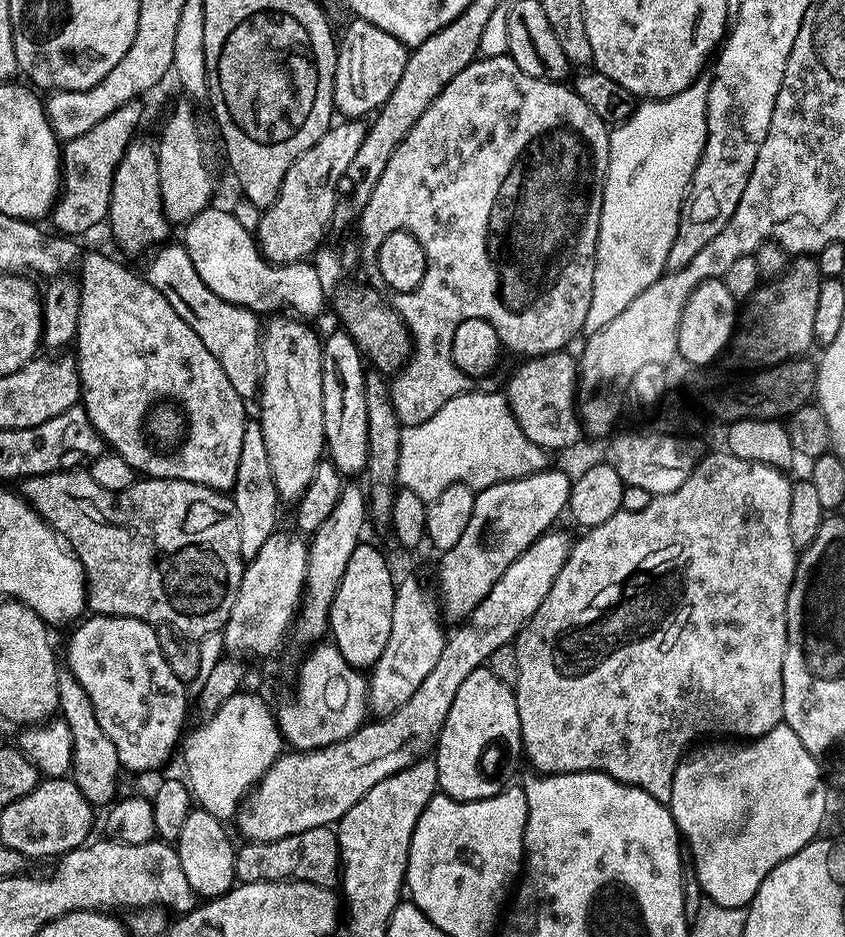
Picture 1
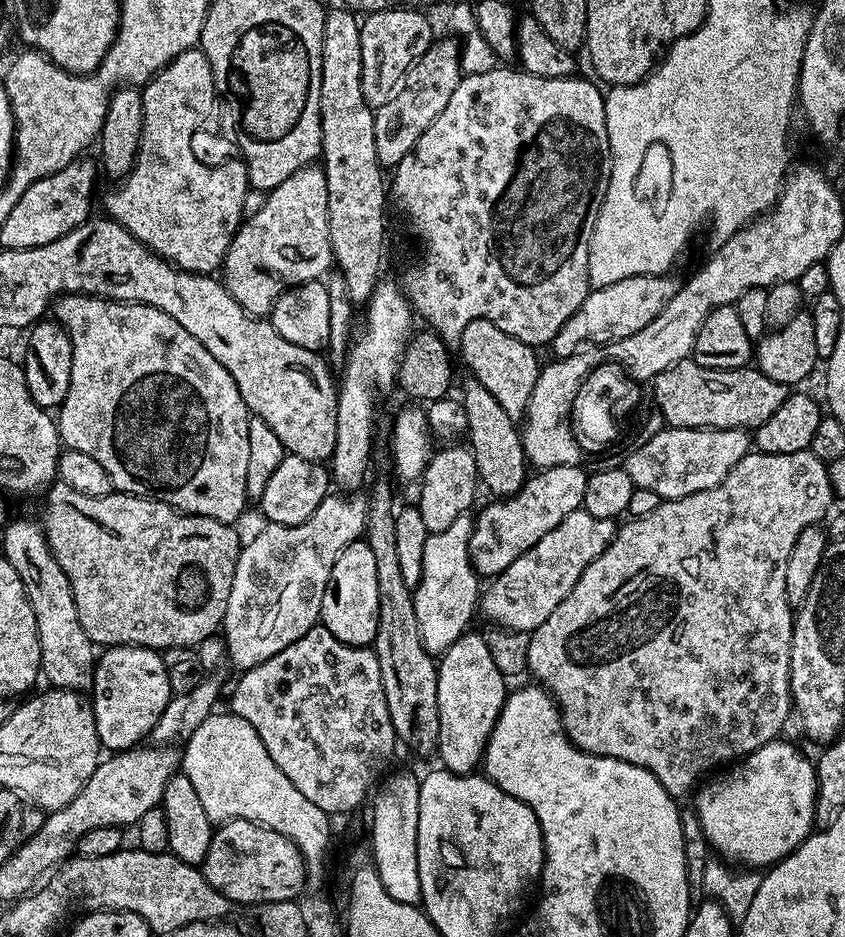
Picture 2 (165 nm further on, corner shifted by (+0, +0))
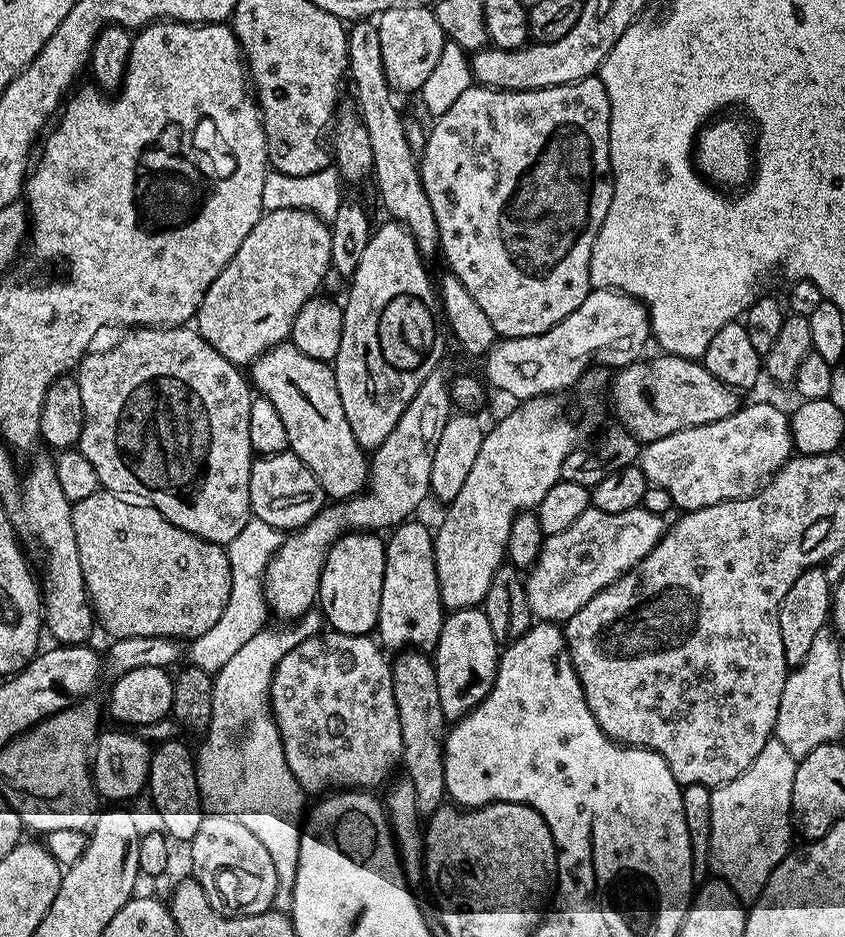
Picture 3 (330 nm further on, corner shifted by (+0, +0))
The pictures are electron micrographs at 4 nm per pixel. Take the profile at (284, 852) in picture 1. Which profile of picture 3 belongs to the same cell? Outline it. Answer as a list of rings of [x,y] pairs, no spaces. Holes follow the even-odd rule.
[[[209,811],[202,818],[202,822],[198,822],[198,834],[194,834],[190,848],[192,848],[191,875],[202,886],[202,890],[206,890],[206,898],[216,912],[222,913],[223,916],[249,916],[262,914],[272,908],[274,890],[278,890],[276,860],[270,858],[270,850],[262,846],[262,841],[242,823],[239,816],[229,812]]]

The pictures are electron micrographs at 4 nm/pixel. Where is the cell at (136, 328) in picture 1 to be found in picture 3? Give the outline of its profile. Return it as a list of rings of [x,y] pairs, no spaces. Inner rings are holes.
[[[136,326],[131,329],[132,332],[125,338],[121,344],[113,346],[109,352],[96,352],[92,350],[85,355],[84,359],[80,361],[78,367],[75,369],[74,375],[78,386],[82,390],[82,410],[84,411],[84,429],[80,435],[80,443],[78,451],[90,462],[90,466],[94,466],[96,471],[96,479],[107,491],[123,494],[128,498],[139,498],[143,503],[151,504],[172,523],[182,530],[186,530],[190,534],[194,534],[203,540],[209,540],[221,546],[227,546],[231,540],[238,538],[238,534],[242,530],[242,526],[246,526],[246,522],[252,516],[252,507],[250,506],[250,470],[252,469],[252,462],[254,453],[252,450],[252,443],[250,442],[250,402],[254,395],[253,389],[250,387],[250,380],[247,375],[244,376],[237,365],[231,364],[226,358],[222,358],[222,354],[218,354],[218,350],[214,350],[214,346],[210,346],[210,342],[206,342],[200,337],[200,333],[192,326]]]

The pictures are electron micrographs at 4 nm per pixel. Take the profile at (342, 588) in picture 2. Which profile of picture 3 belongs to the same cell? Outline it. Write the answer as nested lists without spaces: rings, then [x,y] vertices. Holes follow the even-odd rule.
[[[353,530],[342,536],[337,536],[328,552],[324,563],[324,569],[320,575],[320,594],[318,597],[318,608],[323,619],[328,620],[333,629],[342,634],[354,634],[355,636],[369,635],[375,629],[378,622],[378,606],[382,602],[382,578],[386,558],[384,557],[383,539],[379,540],[377,533],[372,530]]]

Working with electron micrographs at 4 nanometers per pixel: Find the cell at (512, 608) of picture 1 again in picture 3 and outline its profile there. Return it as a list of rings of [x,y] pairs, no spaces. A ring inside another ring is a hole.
[[[642,506],[610,514],[588,507],[566,530],[544,537],[544,545],[535,564],[527,569],[524,589],[530,598],[530,610],[540,622],[567,622],[594,594],[613,584],[619,576],[633,571],[650,550],[664,537],[665,517]]]

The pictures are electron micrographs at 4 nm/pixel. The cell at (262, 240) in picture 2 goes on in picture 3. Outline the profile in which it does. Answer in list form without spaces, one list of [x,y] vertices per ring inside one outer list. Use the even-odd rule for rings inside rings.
[[[283,208],[265,212],[260,221],[242,238],[242,246],[230,258],[230,262],[220,271],[218,278],[210,282],[194,317],[194,327],[200,337],[222,358],[237,366],[251,365],[268,348],[285,343],[292,335],[294,318],[306,302],[321,291],[326,270],[332,267],[331,227],[315,212],[302,208]]]

